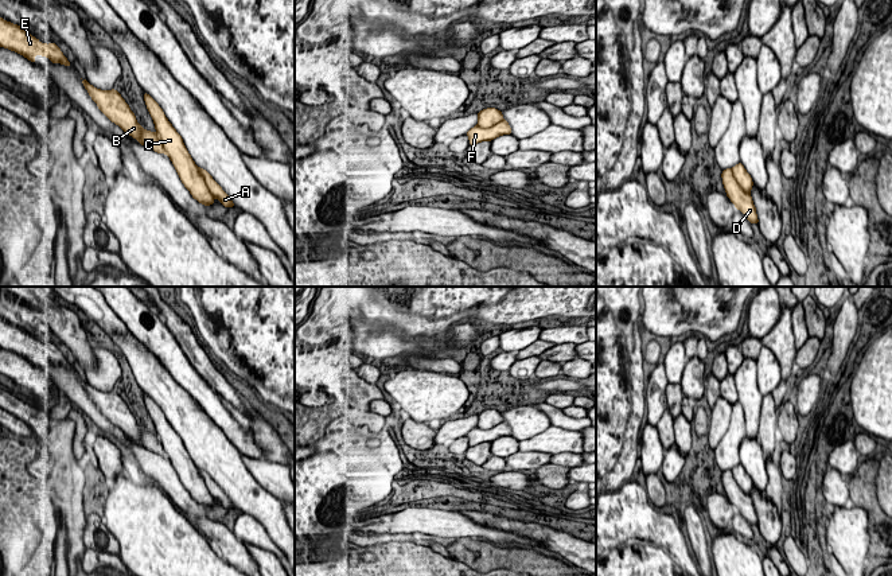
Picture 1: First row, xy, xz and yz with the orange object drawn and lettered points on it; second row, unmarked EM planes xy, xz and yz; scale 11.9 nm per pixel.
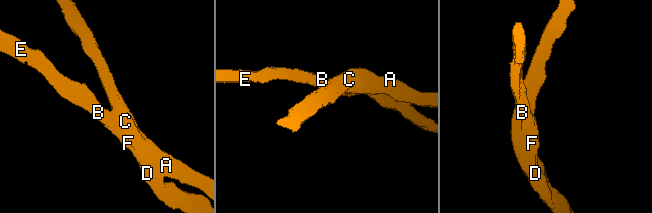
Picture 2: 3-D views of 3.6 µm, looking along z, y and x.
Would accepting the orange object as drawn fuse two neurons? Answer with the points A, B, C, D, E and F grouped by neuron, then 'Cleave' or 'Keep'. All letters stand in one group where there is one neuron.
Groups: A B E F / C D. Cleave

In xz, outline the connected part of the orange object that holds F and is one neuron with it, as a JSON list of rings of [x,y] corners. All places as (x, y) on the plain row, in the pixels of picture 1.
[[[505,421],[490,429],[480,429],[476,427],[467,433],[470,447],[480,443],[491,443],[502,436],[511,436],[511,429]]]

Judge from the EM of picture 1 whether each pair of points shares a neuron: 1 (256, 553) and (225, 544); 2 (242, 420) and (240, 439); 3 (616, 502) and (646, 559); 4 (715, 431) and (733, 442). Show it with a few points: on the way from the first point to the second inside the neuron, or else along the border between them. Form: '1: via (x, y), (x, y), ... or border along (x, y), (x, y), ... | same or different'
1: border along (244, 543), (249, 555), (256, 561) | different
2: border along (221, 401), (241, 425), (250, 428) | different
3: via (631, 516), (657, 540), (657, 544) | same
4: border along (732, 405), (728, 429), (713, 448) | different

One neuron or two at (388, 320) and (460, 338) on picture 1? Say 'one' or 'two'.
two

